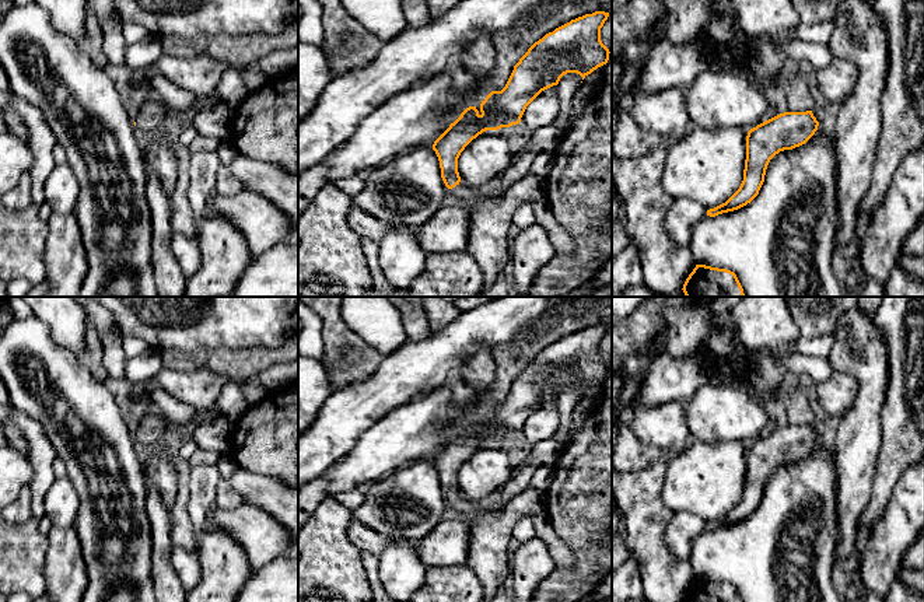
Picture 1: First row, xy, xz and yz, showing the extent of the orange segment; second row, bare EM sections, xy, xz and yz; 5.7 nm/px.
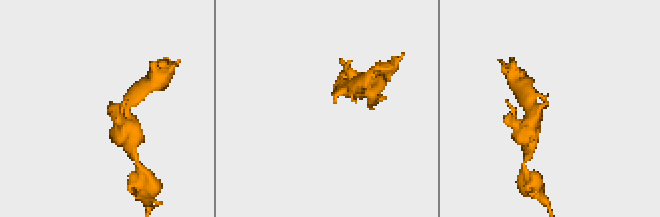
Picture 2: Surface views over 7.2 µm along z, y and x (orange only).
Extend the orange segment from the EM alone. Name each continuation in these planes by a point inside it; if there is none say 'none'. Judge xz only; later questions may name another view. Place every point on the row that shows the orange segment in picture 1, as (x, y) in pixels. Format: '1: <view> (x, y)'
1: xz (489, 217)

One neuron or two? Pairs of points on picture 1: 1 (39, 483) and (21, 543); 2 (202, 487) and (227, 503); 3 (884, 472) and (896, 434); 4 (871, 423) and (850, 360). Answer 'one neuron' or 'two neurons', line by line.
1: two neurons
2: two neurons
3: one neuron
4: one neuron

